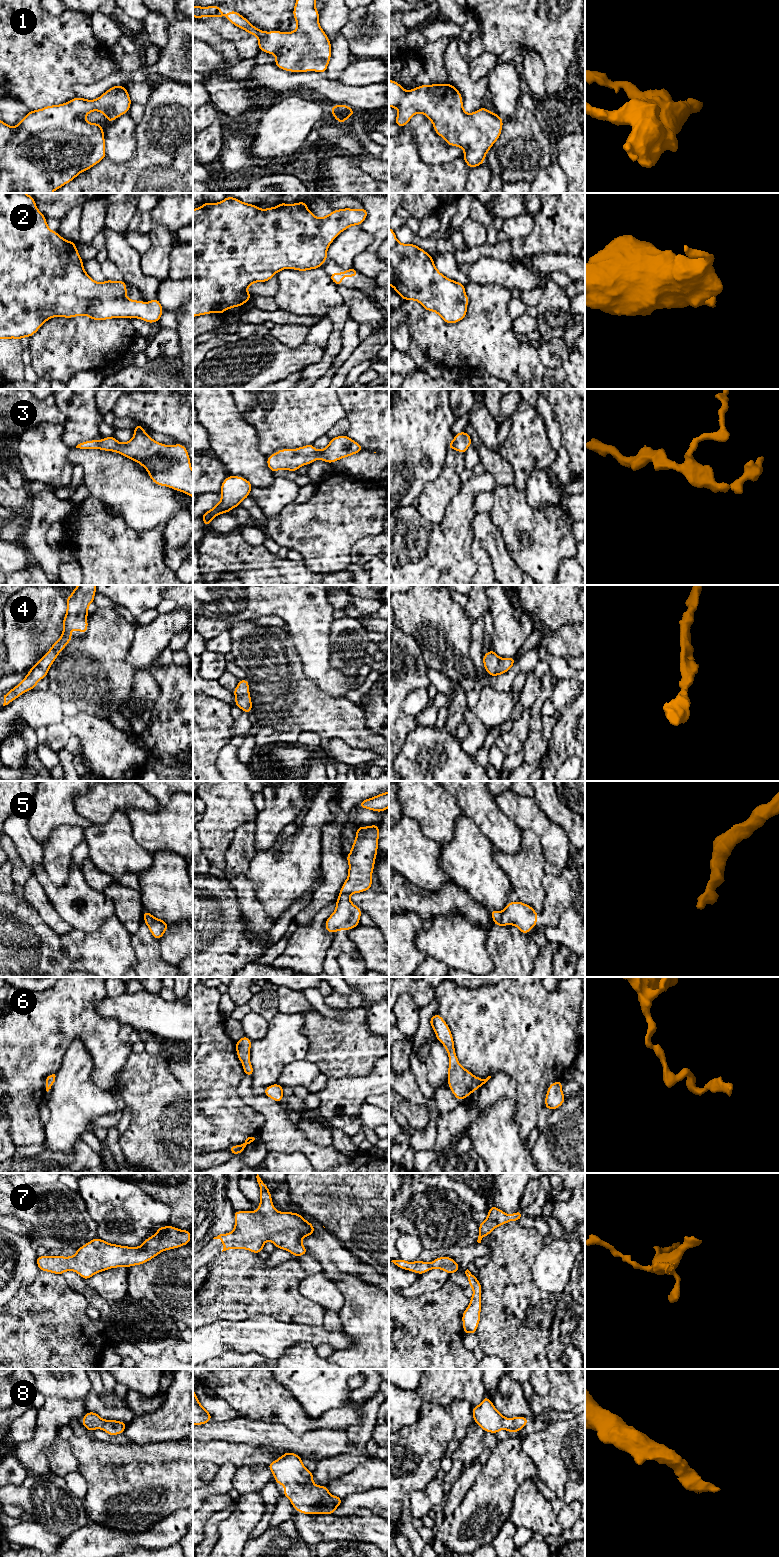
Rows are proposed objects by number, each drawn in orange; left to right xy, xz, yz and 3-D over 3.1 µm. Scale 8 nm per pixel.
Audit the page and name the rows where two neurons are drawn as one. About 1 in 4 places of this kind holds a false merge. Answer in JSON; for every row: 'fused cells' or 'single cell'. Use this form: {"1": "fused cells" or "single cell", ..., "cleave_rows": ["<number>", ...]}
{"1": "single cell", "2": "single cell", "3": "single cell", "4": "single cell", "5": "single cell", "6": "single cell", "7": "single cell", "8": "single cell", "cleave_rows": []}

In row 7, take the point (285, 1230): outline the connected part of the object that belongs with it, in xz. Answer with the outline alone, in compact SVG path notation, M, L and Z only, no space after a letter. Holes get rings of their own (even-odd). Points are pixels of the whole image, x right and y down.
M256 1176L260 1188L260 1204L257 1211L234 1211L234 1230L227 1234L220 1234L213 1239L219 1239L224 1244L223 1251L229 1249L246 1249L254 1254L263 1251L266 1241L270 1240L278 1249L290 1252L292 1255L300 1257L308 1253L301 1243L301 1240L314 1235L314 1225L306 1221L302 1215L293 1212L279 1212L274 1208L271 1193L267 1185Z

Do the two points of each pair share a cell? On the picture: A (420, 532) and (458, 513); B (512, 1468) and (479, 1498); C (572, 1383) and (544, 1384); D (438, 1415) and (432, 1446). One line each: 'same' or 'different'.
A: same
B: same
C: different
D: same

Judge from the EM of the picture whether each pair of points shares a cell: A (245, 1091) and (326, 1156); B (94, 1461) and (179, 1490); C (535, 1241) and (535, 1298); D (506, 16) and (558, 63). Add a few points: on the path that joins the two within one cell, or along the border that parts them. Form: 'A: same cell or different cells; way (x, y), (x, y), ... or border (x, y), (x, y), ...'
A: same cell; way (265, 1108), (300, 1143), (306, 1146)
B: same cell; way (115, 1474), (124, 1482), (158, 1482)
C: same cell; way (525, 1255), (522, 1258), (522, 1284)
D: same cell; way (520, 21), (548, 49)

